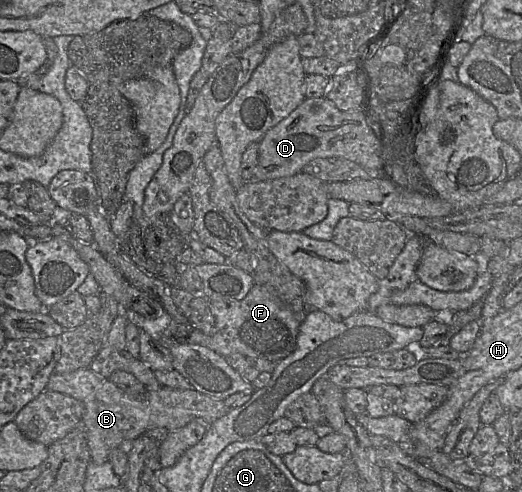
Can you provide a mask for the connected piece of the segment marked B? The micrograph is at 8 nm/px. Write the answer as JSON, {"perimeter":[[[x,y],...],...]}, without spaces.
{"perimeter":[[[90,368],[65,374],[53,373],[47,389],[69,395],[83,403],[82,429],[87,437],[91,461],[95,464],[109,461],[110,452],[124,441],[133,441],[144,433],[173,431],[193,420],[202,420],[210,425],[230,410],[224,400],[215,399],[194,388],[176,389],[161,385],[157,389],[145,390],[141,397],[133,397]]]}

